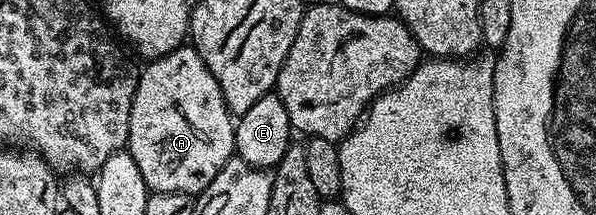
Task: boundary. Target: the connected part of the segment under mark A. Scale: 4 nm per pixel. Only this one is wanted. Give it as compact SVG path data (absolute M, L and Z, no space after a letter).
M193 45L180 46L164 57L149 60L145 66L146 68L141 68L138 76L132 113L128 121L128 150L132 161L136 161L140 168L140 177L144 177L151 192L201 196L208 189L208 185L212 185L218 168L223 167L235 154L235 120L226 107L220 85Z

